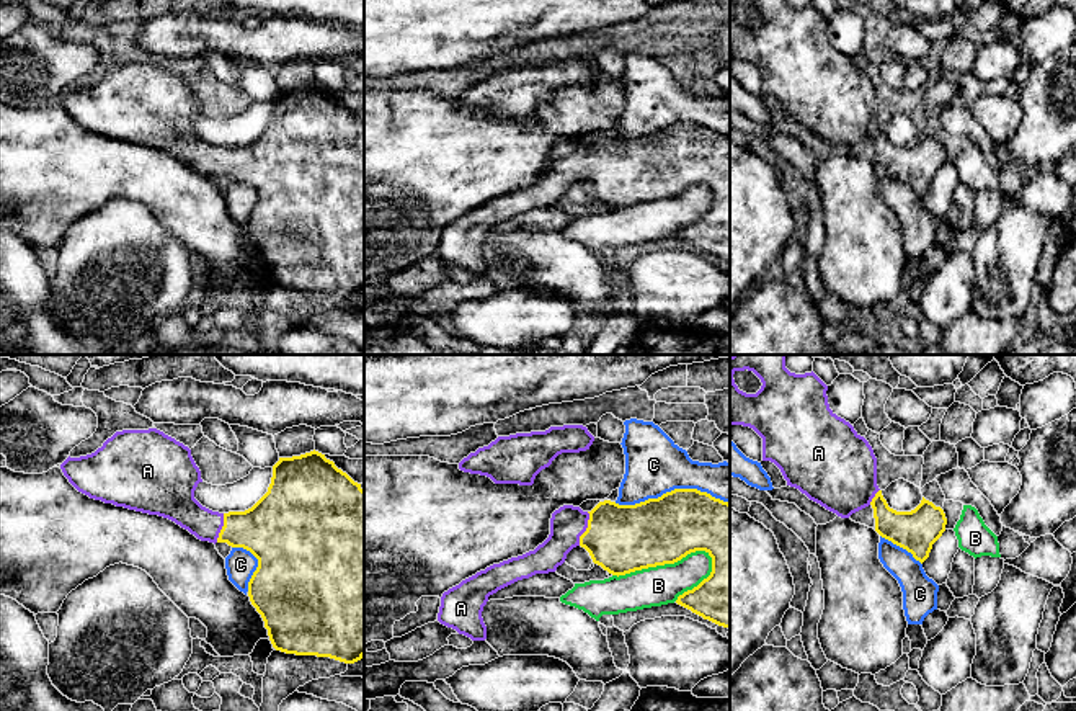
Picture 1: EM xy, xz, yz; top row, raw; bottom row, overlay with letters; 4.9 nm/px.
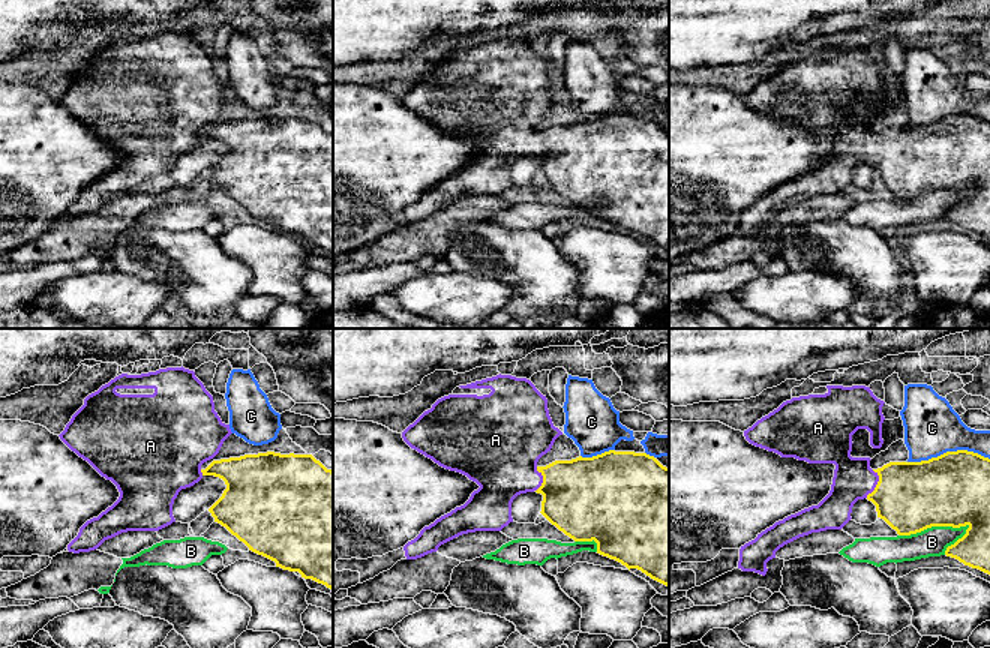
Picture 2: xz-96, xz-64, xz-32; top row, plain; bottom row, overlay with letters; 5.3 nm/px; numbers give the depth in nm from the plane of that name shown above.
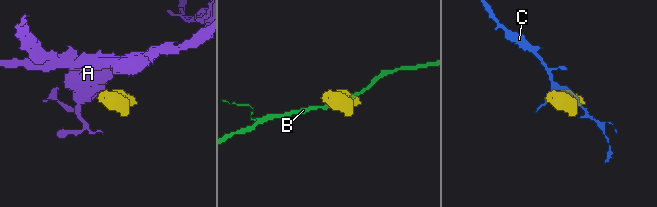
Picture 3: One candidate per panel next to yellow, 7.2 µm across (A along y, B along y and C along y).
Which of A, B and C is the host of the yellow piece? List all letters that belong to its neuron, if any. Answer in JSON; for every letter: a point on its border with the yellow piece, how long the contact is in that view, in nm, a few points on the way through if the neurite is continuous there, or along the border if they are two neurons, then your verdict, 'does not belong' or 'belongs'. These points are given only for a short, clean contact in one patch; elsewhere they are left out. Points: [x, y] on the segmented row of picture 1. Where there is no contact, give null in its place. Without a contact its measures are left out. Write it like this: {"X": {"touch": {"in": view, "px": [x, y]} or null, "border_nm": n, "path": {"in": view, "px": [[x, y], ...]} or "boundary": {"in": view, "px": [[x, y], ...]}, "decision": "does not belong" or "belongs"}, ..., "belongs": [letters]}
{"A": {"touch": {"in": "xz", "px": [586, 528]}, "border_nm": 180, "decision": "belongs"}, "B": {"touch": {"in": "xz", "px": [662, 564]}, "border_nm": 500, "decision": "does not belong"}, "C": {"touch": {"in": "xz", "px": [671, 491]}, "border_nm": 550, "decision": "does not belong"}, "belongs": ["A"]}

